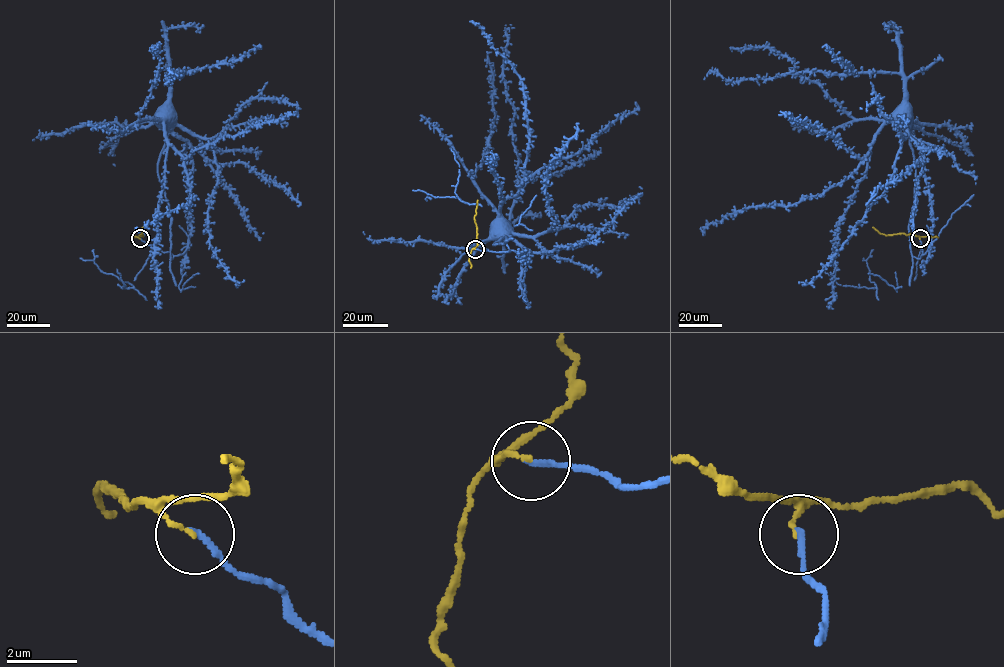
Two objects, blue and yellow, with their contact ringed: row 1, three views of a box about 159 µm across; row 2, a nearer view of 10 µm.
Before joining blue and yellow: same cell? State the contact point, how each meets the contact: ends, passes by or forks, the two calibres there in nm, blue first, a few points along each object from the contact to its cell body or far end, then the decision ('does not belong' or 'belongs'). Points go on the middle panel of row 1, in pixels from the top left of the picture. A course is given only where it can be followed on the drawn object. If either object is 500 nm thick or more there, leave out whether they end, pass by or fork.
at (475, 249); blue ends there; yellow ends there; 170 nm thick on the blue side, 130 nm on the other; blue runs (474, 249), (508, 251), (507, 237), (504, 243), (493, 244), (506, 232), (507, 225), (502, 228); yellow runs (474, 249), (477, 200); does not belong

